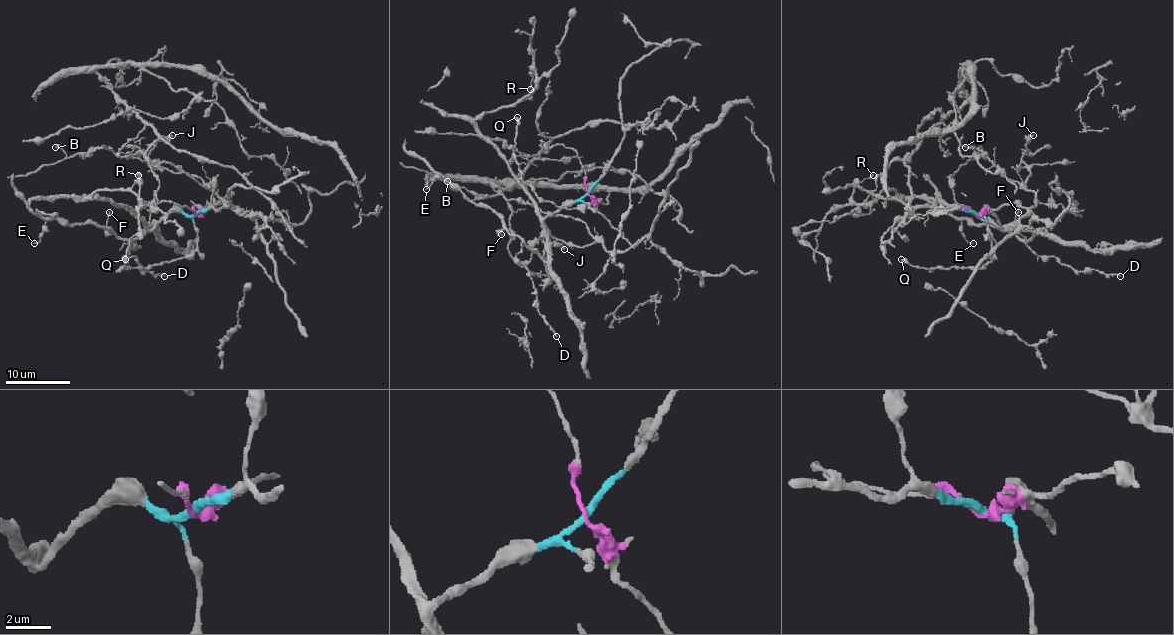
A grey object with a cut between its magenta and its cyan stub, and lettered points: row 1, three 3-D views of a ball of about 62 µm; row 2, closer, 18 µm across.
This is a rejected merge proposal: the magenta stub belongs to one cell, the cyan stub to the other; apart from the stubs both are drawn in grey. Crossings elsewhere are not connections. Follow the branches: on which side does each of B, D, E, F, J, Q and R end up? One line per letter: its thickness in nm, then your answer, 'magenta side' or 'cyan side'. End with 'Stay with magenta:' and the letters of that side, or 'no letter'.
B: 140 nm | magenta side
D: 120 nm | cyan side
E: 120 nm | cyan side
F: 140 nm | cyan side
J: 260 nm | magenta side
Q: 400 nm | cyan side
R: 70 nm | cyan side
Stay with magenta: B, J

